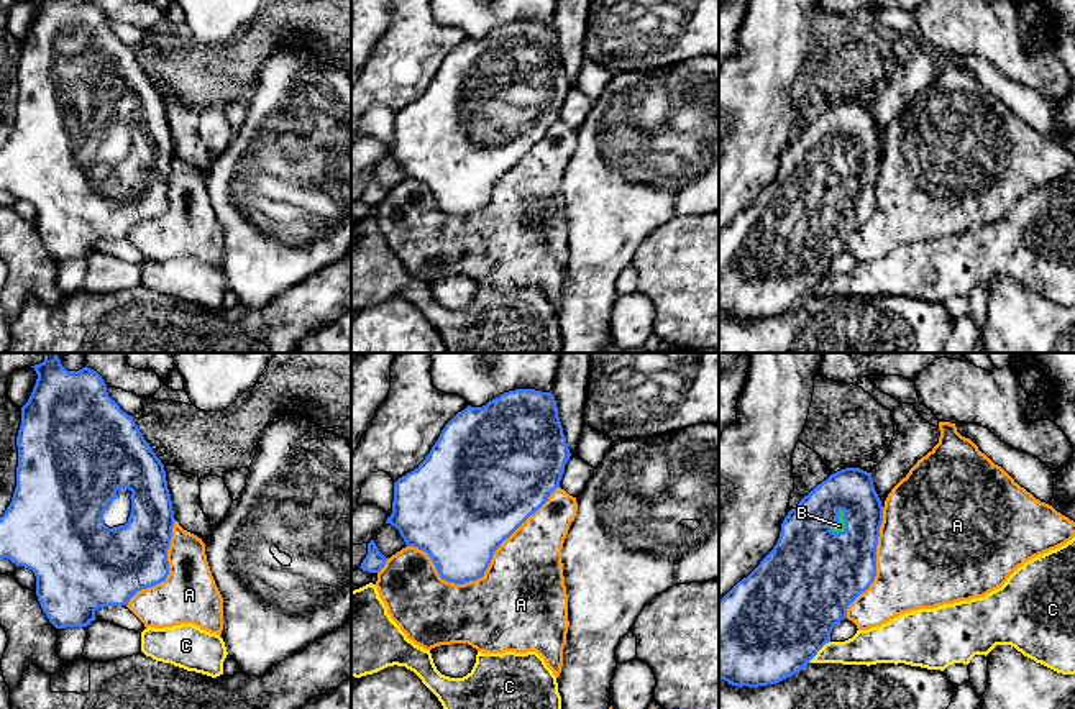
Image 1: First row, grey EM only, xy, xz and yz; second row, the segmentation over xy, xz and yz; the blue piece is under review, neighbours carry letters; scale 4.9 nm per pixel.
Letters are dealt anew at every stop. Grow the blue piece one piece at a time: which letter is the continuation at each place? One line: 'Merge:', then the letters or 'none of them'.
Merge: B

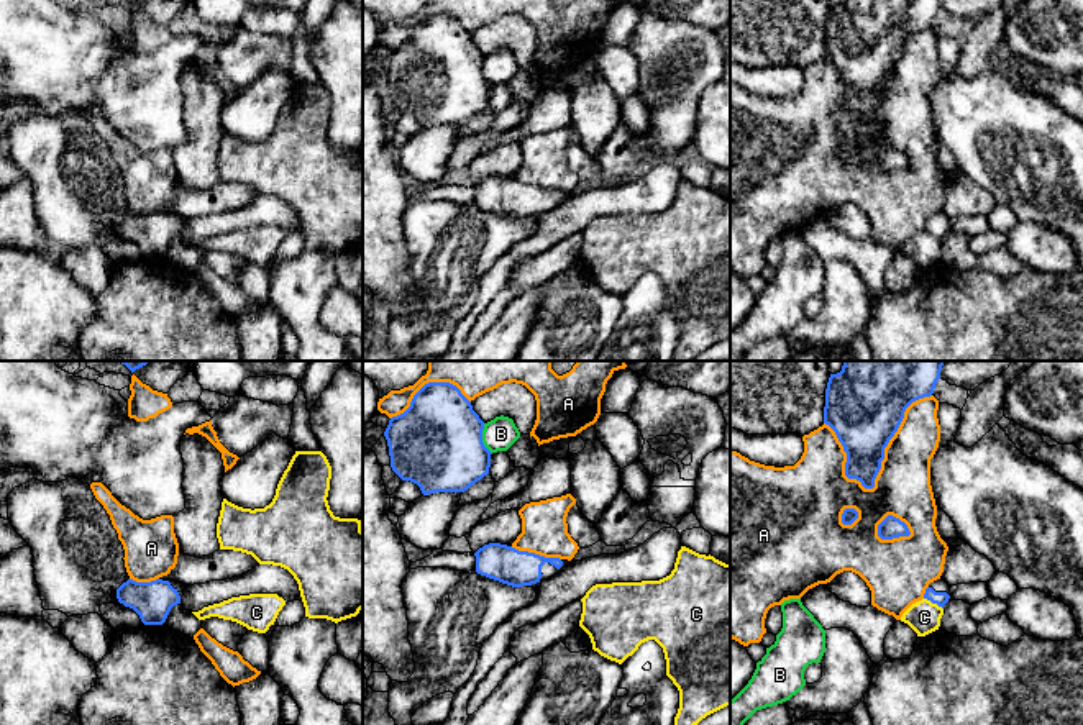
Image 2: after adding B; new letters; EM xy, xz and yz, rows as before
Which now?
Merge: none of them

